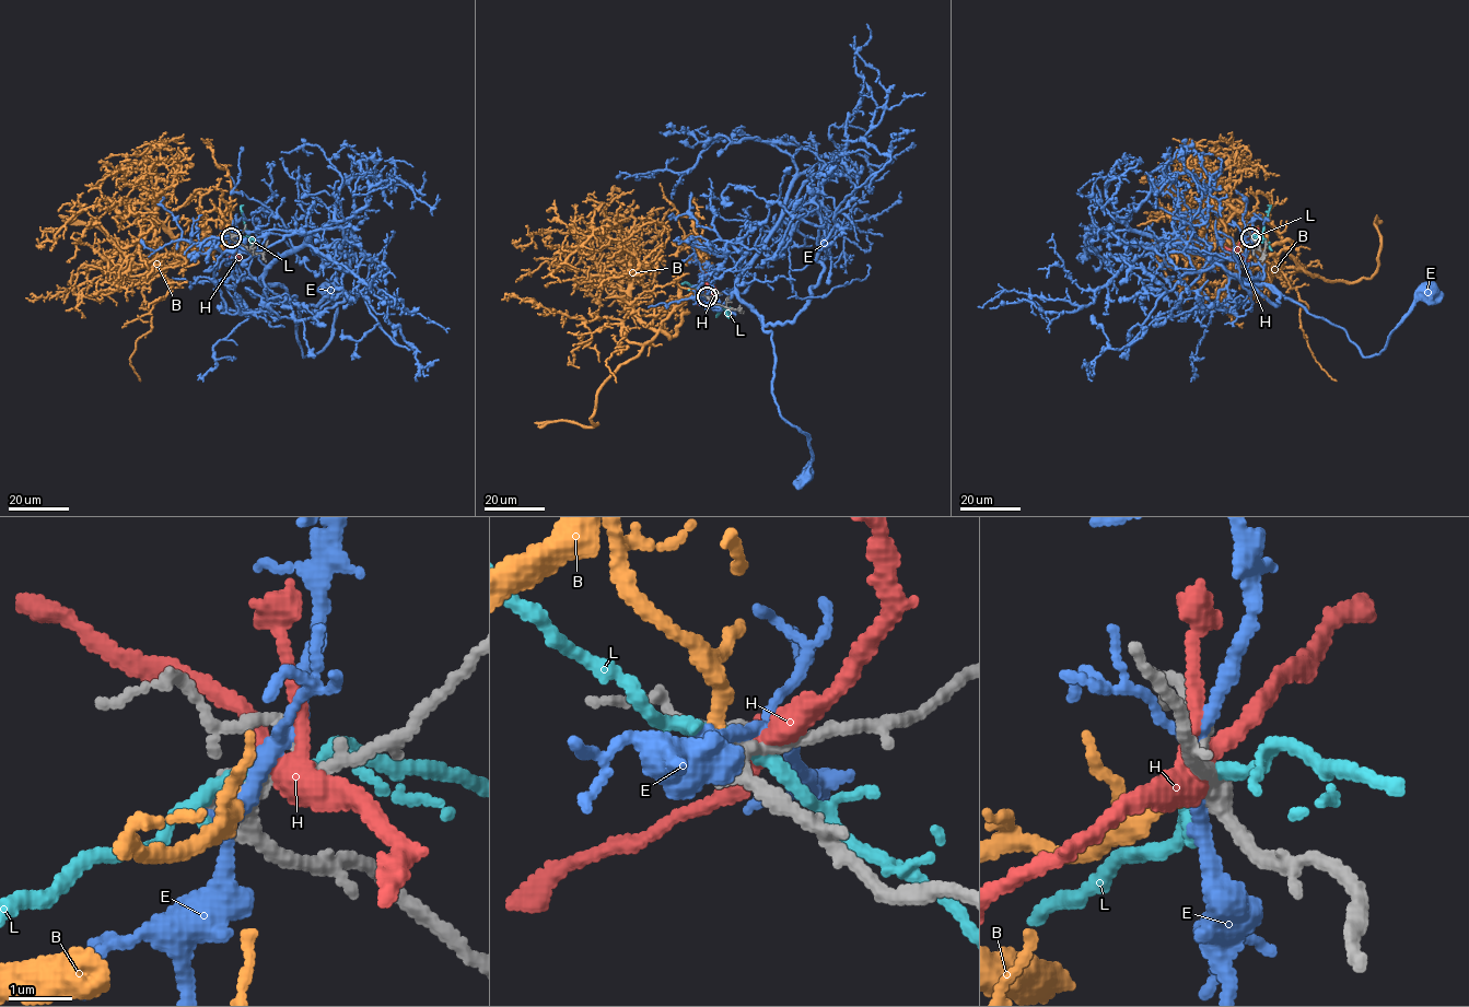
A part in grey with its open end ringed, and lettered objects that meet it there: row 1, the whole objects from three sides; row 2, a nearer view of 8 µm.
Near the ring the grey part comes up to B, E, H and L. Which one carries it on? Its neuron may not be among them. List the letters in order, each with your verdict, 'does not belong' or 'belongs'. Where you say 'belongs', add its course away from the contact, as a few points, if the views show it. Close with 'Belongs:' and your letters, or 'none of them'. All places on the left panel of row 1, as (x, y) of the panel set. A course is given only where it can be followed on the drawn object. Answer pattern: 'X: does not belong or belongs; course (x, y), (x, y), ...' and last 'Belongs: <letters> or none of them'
B: belongs; course (231, 237), (223, 246), (186, 254), (153, 217), (154, 202), (151, 230), (116, 290), (77, 295), (78, 270)
E: does not belong
H: does not belong
L: does not belong
Belongs: B

